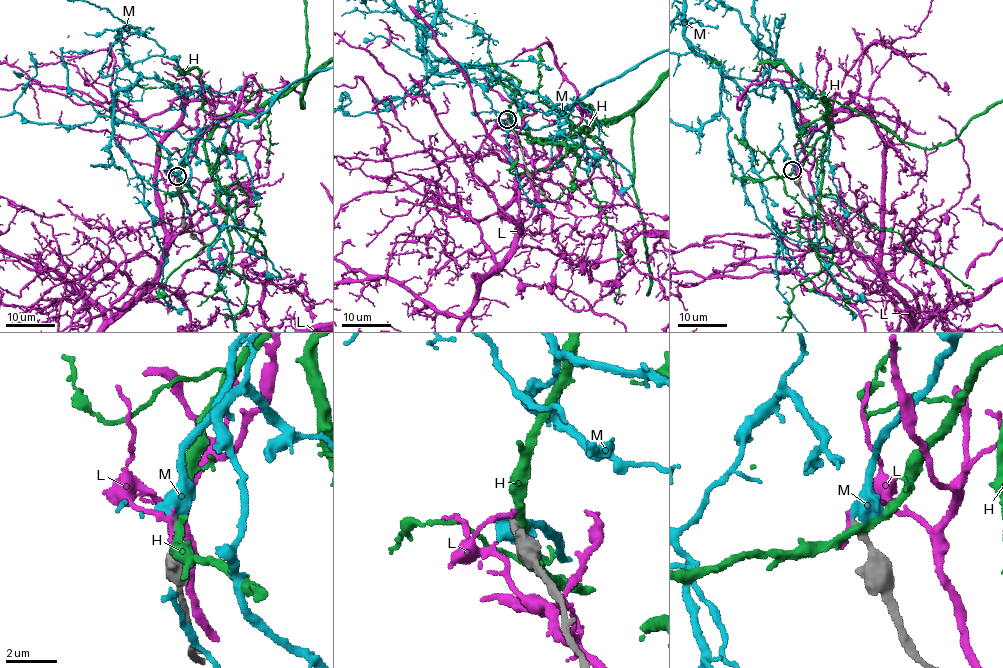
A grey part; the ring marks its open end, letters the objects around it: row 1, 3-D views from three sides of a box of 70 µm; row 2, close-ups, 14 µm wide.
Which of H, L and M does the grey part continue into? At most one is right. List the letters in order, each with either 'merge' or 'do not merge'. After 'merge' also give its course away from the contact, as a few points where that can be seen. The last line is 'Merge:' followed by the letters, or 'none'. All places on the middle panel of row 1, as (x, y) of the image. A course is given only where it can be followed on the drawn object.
H: do not merge
L: do not merge
M: merge
Merge: M

